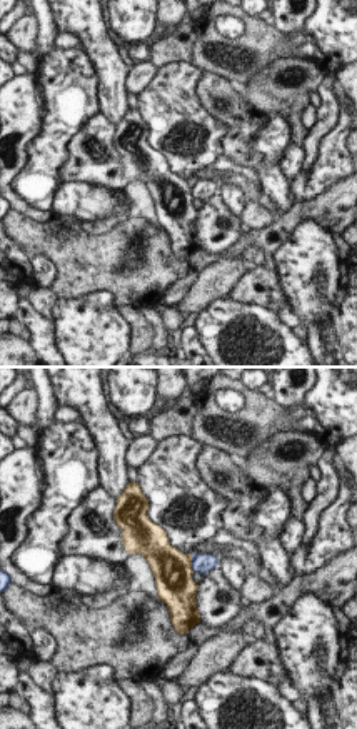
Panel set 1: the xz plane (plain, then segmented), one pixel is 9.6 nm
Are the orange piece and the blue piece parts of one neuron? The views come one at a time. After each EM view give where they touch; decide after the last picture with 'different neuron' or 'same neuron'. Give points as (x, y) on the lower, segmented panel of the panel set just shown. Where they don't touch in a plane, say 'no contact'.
(191, 563)

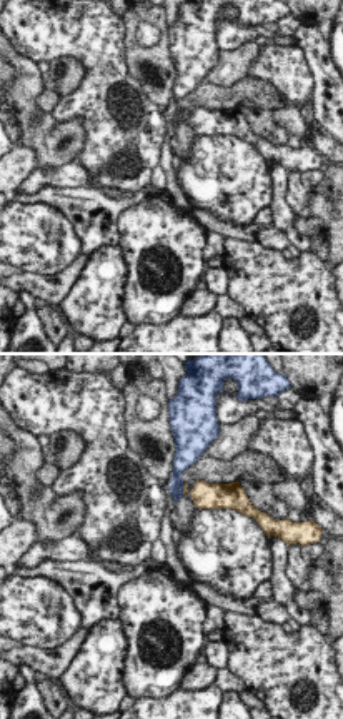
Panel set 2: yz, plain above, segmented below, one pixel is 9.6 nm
(183, 489)

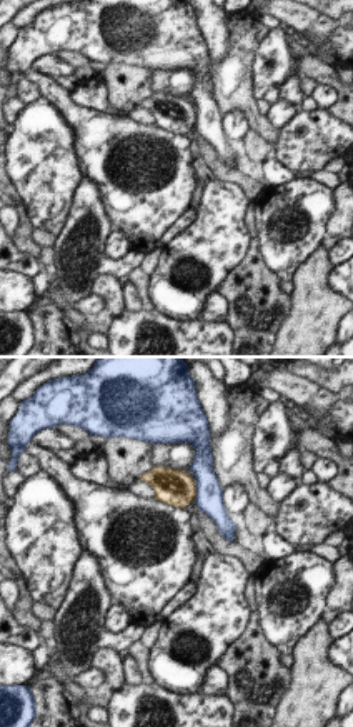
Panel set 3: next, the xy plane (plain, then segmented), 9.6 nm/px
(195, 491)

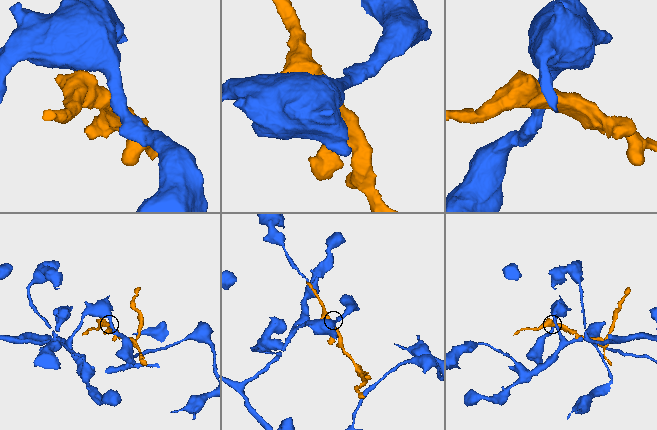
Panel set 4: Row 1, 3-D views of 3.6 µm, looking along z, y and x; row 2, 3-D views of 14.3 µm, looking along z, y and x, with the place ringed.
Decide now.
different neuron

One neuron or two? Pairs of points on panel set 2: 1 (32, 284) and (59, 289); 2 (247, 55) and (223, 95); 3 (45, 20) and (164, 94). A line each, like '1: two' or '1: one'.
1: one
2: two
3: two

